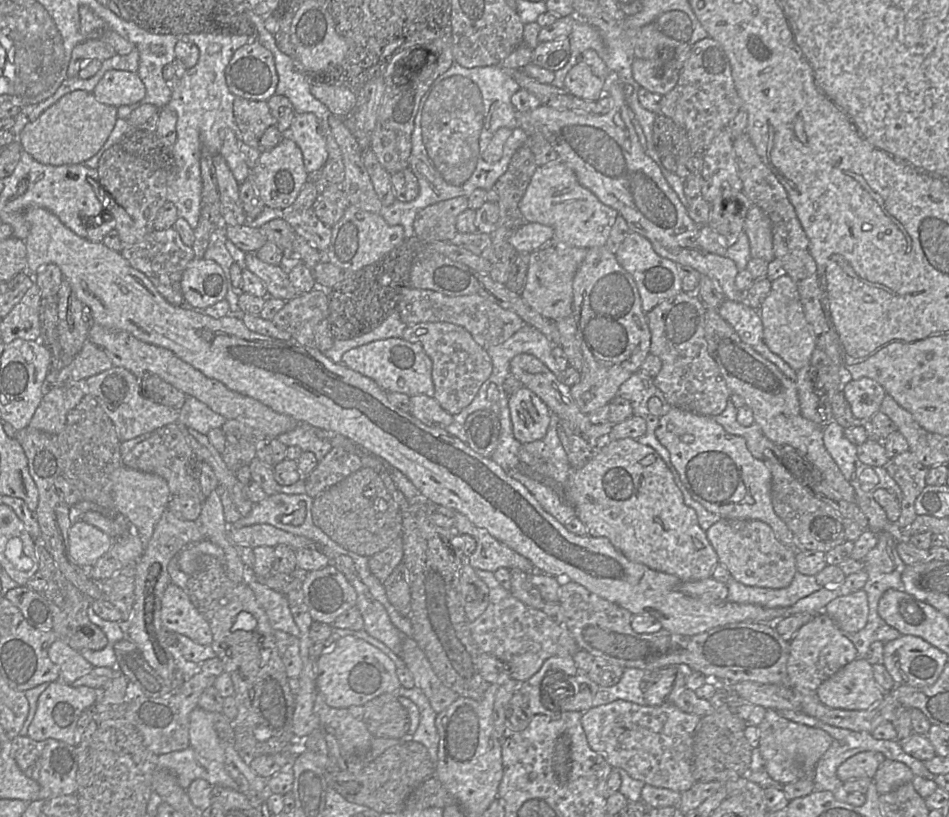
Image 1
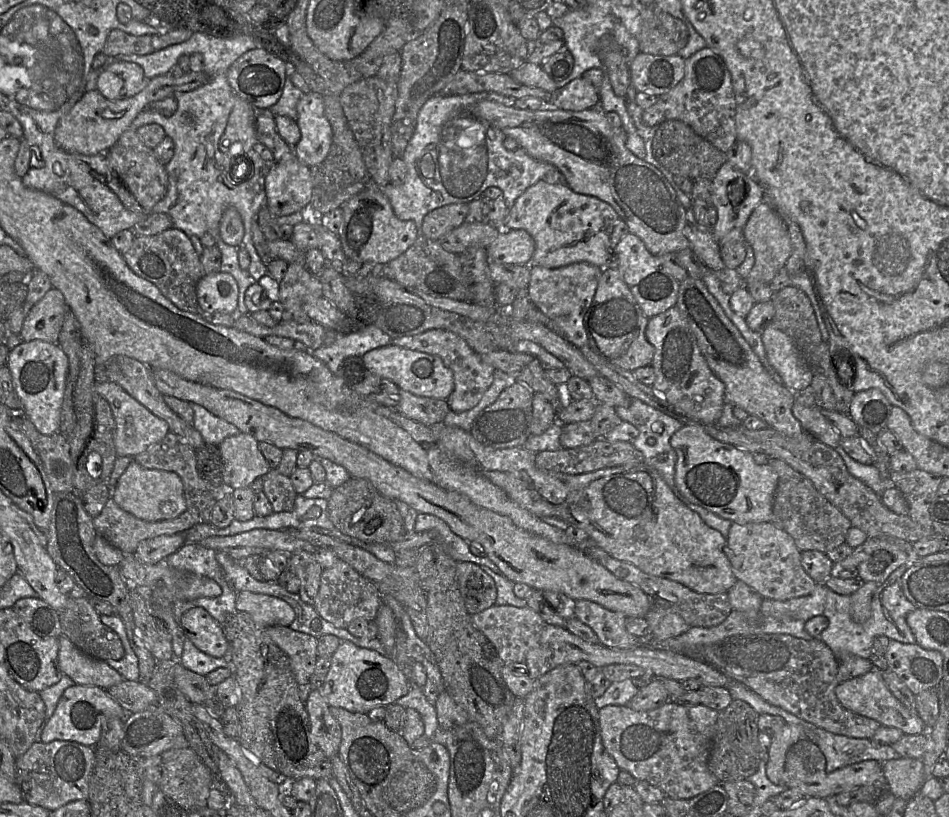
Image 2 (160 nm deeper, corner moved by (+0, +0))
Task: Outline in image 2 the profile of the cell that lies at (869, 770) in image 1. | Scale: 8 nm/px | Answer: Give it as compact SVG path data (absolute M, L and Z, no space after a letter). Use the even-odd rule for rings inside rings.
M800 740L787 751L784 764L784 781L787 788L799 790L805 797L826 799L865 785L871 776L881 770L881 765L875 760L865 760L827 773L825 769L826 759L819 747L811 740Z

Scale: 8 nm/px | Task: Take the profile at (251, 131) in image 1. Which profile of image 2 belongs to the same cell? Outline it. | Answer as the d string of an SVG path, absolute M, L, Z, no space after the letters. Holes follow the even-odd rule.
M270 109L257 110L255 128L259 143L272 151L275 162L292 153L293 147L280 136Z

